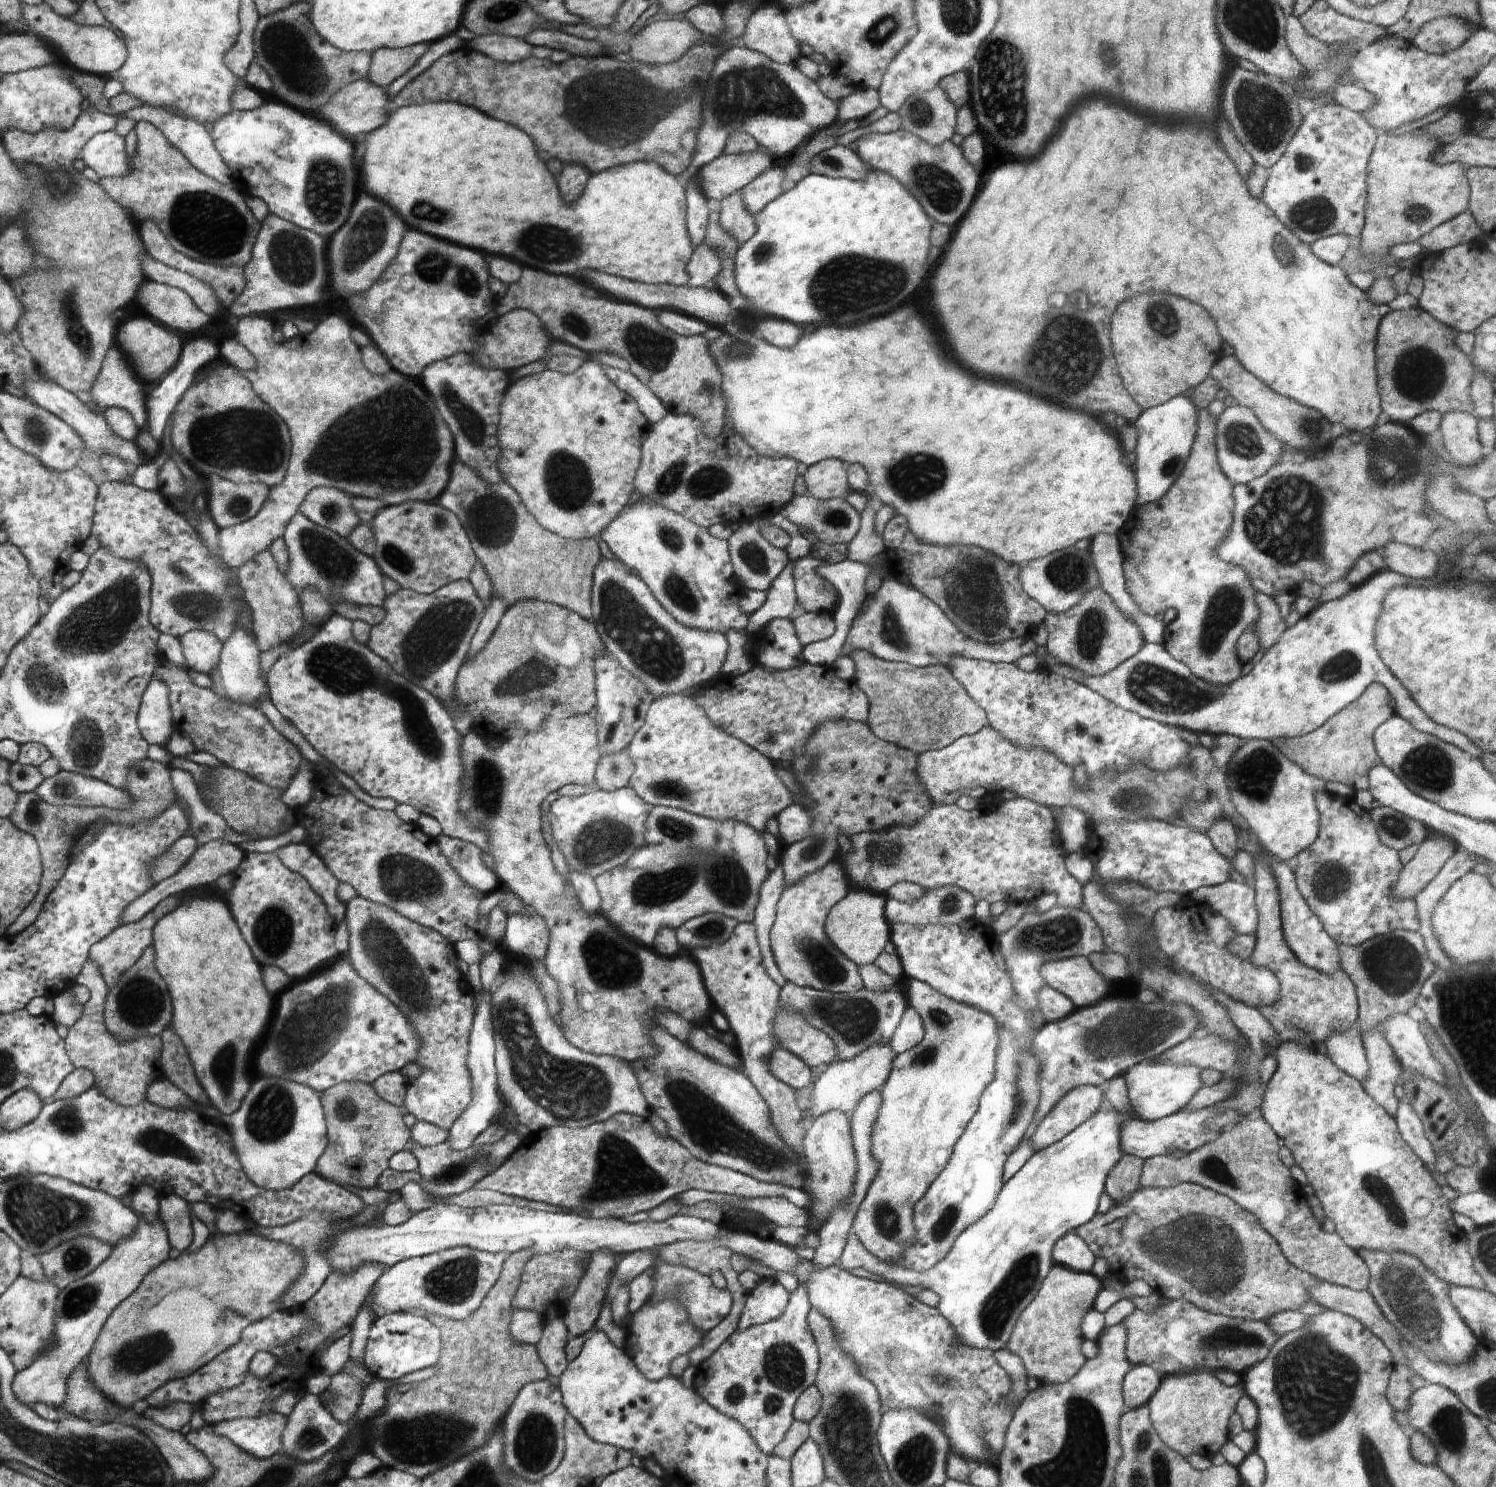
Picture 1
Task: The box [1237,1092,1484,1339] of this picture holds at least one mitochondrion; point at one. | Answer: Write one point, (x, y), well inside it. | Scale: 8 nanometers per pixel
(1379, 1188)

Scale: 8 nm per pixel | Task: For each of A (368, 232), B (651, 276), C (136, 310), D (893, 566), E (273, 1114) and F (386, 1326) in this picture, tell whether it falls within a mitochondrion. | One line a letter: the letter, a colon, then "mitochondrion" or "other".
A: mitochondrion
B: other
C: other
D: other
E: mitochondrion
F: other

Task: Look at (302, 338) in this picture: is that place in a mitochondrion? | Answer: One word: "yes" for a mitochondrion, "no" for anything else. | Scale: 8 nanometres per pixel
no

